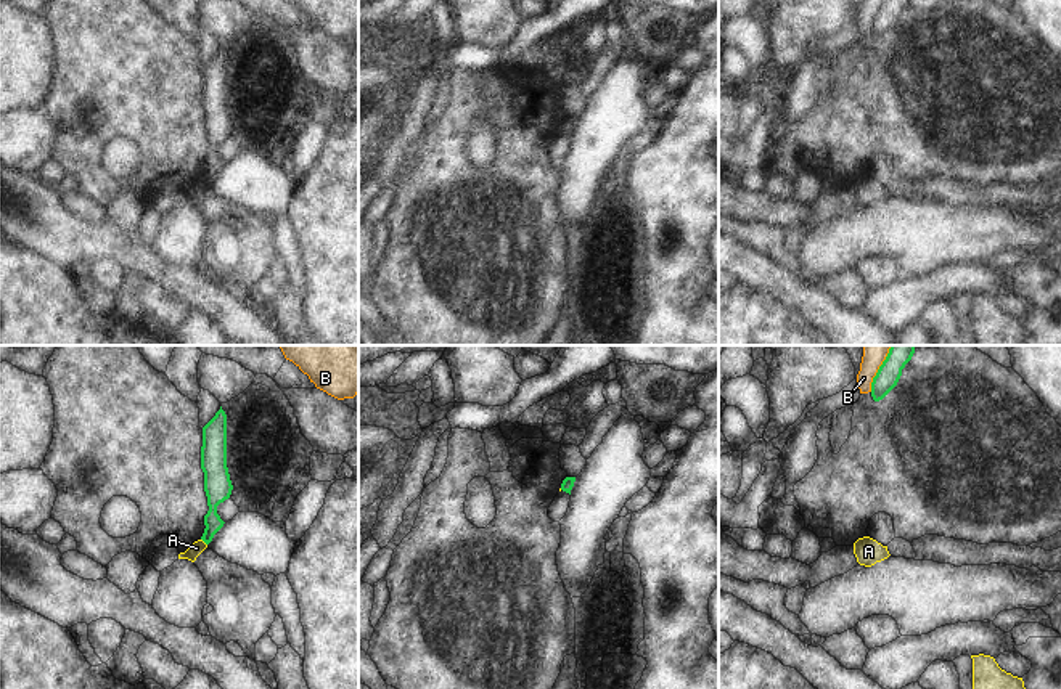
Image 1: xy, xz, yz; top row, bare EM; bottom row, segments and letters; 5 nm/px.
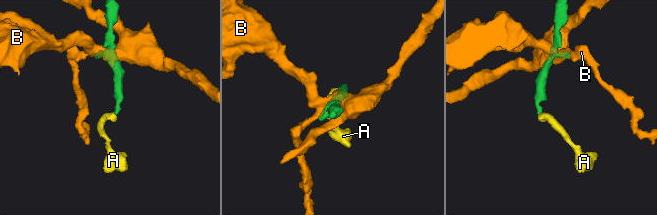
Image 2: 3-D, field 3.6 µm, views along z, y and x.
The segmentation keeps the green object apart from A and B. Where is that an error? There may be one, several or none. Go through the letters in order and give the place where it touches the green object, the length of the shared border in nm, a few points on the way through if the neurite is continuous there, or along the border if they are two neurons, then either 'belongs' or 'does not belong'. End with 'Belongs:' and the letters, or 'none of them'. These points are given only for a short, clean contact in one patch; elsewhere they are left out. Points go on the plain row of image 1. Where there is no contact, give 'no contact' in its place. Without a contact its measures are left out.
A: contact xy (203, 180); length 50 nm; border xy (201, 179), (206, 185); does not belong
B: contact yz (875, 16); length 180 nm; does not belong
Belongs: none of them

